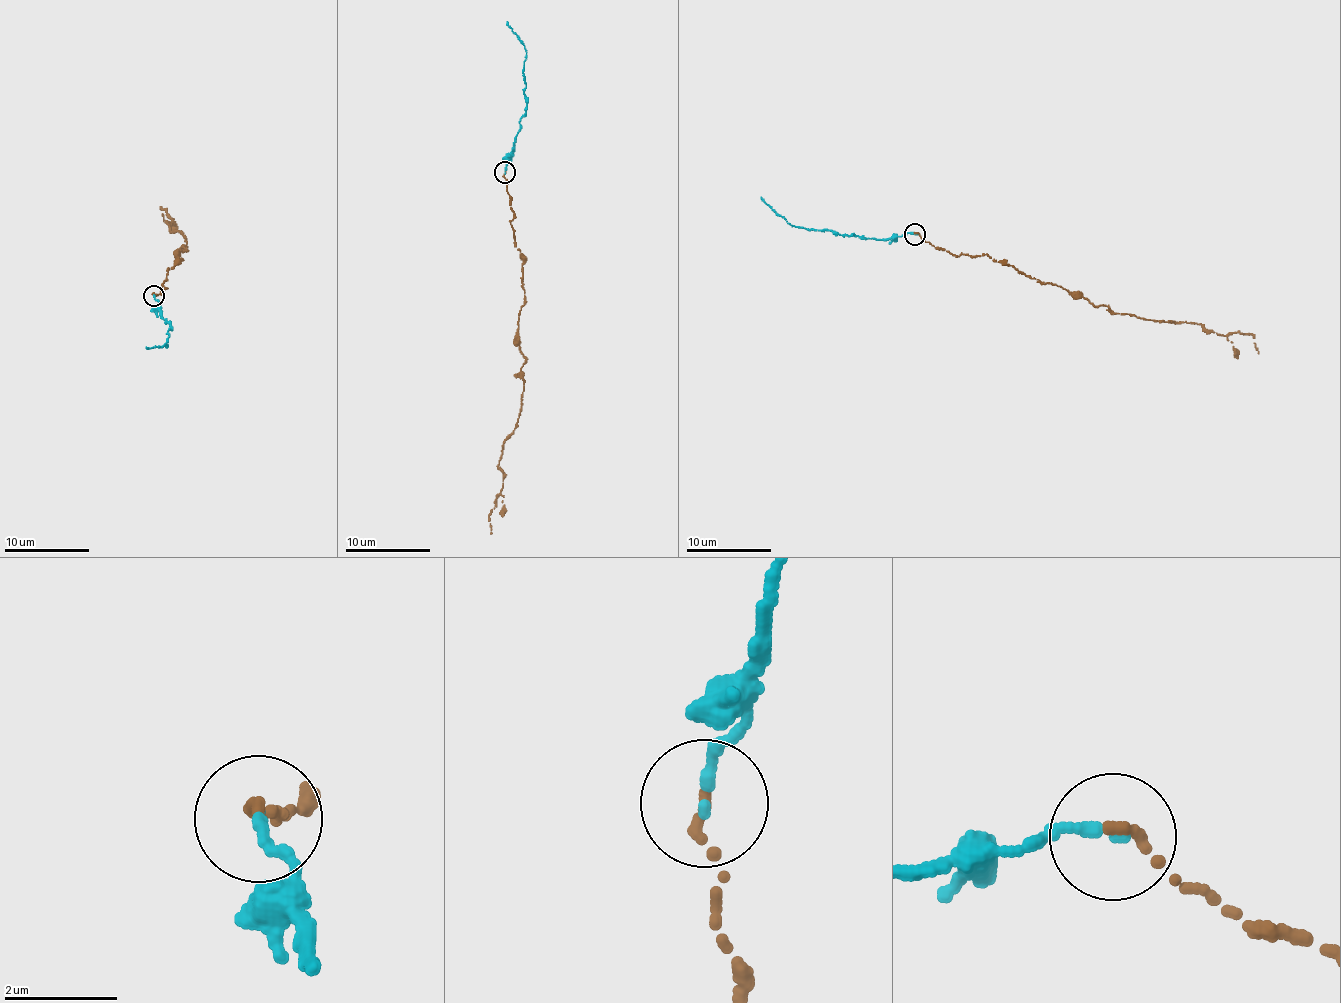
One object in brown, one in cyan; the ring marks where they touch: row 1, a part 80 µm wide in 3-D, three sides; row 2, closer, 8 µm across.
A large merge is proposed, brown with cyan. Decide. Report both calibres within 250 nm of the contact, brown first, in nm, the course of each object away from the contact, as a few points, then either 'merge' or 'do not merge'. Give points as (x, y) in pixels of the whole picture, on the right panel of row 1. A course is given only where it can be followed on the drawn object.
200 nm thick on the brown side, 200 nm on the other; brown runs (915, 232), (953, 255), (987, 254), (1114, 313), (1200, 324), (1225, 335), (1249, 333), (1258, 354); cyan runs (915, 234), (872, 239), (802, 228), (791, 225), (760, 196); merge

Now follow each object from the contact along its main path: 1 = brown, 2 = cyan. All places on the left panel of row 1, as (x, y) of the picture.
1: (153, 294), (166, 289), (167, 269), (186, 247), (180, 231), (168, 229), (173, 218), (161, 207), (164, 222)
2: (153, 295), (159, 302), (162, 319), (171, 324), (164, 345), (168, 346), (145, 347)

